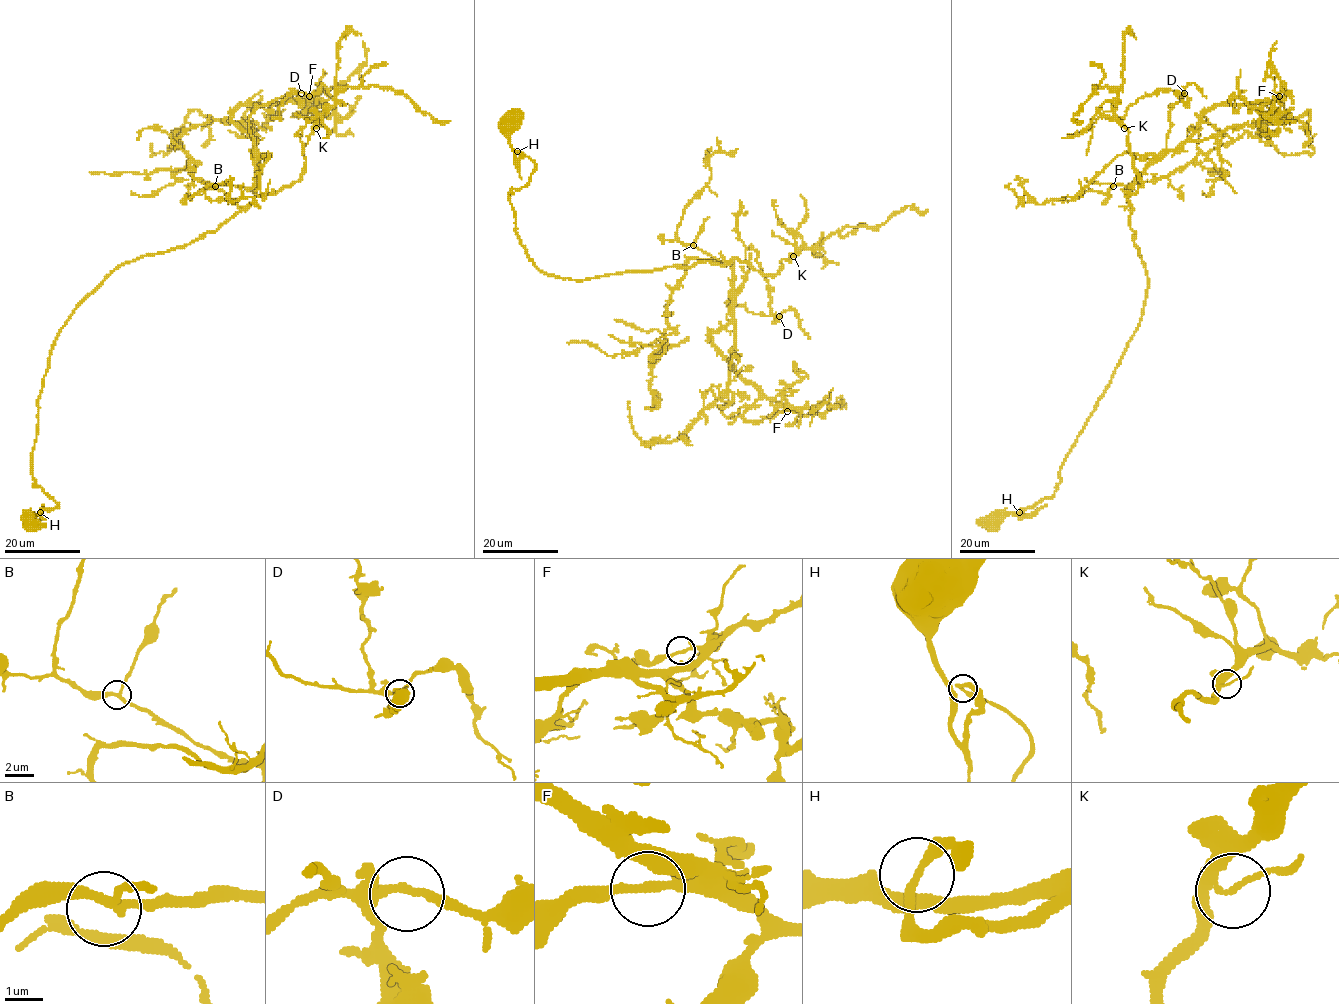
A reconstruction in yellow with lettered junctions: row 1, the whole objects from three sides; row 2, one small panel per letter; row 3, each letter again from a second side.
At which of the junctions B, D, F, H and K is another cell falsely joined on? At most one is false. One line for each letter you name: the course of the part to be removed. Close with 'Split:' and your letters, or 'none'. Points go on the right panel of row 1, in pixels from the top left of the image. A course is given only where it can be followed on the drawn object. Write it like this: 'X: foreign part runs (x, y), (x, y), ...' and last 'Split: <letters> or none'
Split: none

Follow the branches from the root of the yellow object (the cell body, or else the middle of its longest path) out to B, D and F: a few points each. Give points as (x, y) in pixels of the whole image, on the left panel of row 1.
B: (29, 522), (57, 506), (32, 471), (54, 340), (113, 271), (215, 232), (255, 196), (252, 188), (215, 186)
D: (29, 522), (57, 506), (34, 484), (32, 450), (60, 329), (122, 264), (245, 210), (250, 114), (301, 93)
F: (29, 522), (57, 506), (34, 484), (32, 450), (60, 329), (122, 264), (250, 205), (240, 105), (309, 96)

